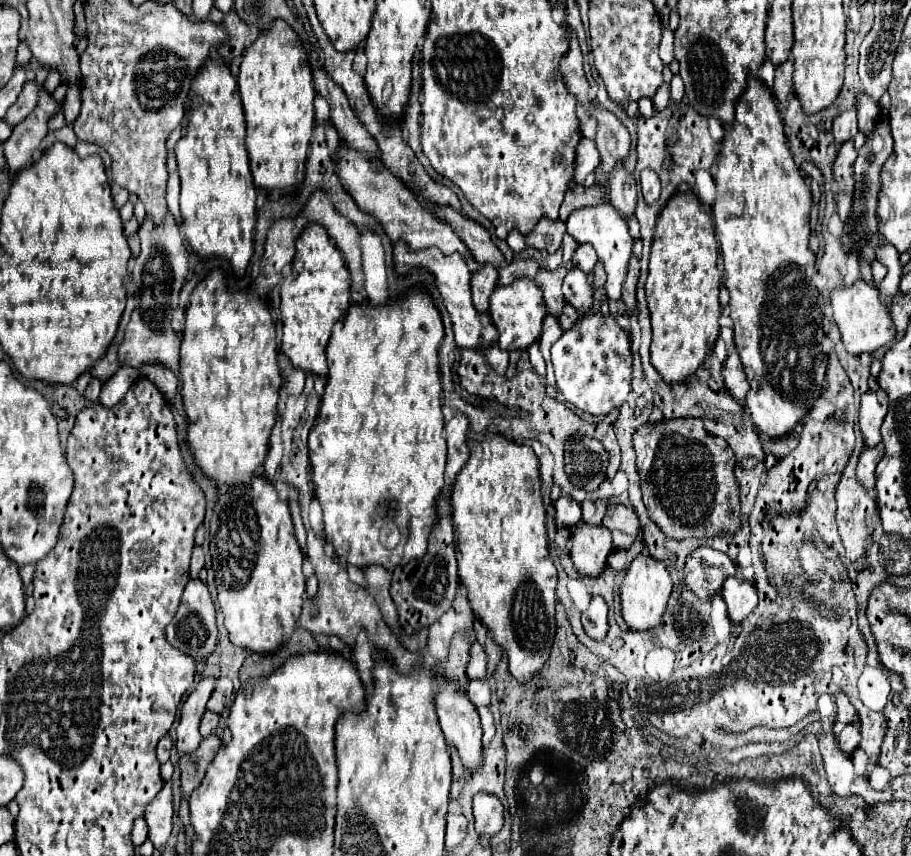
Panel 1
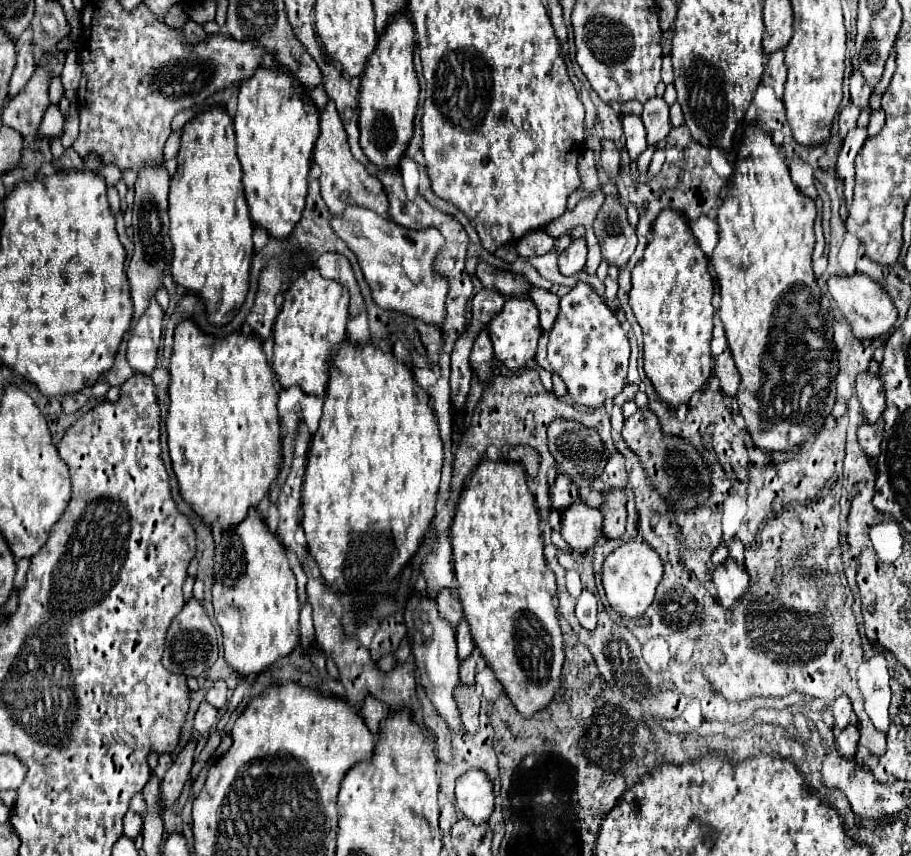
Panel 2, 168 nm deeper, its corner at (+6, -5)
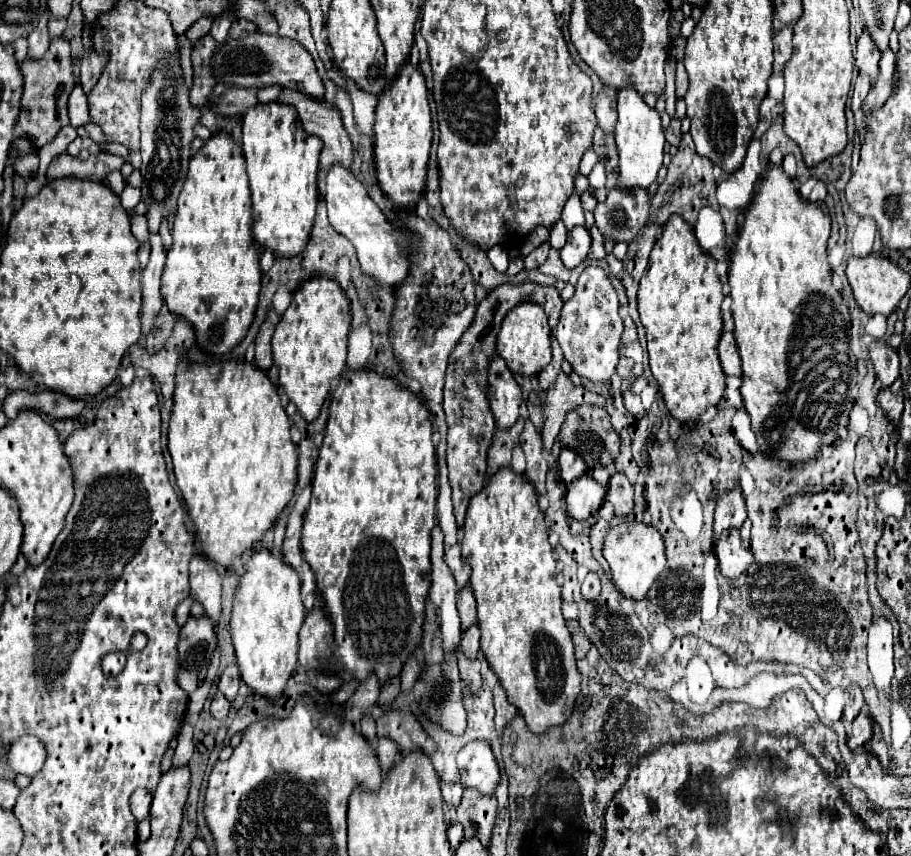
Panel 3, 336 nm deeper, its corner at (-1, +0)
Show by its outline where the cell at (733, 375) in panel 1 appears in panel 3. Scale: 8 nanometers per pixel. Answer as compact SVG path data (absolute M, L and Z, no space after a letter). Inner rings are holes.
M724 332L718 344L718 354L722 368L728 376L740 376L740 354L736 348L736 338L732 332Z

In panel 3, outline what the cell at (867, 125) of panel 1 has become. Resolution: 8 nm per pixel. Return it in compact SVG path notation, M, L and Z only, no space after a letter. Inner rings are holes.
M864 30L862 36L858 38L856 46L856 66L860 72L870 74L870 78L876 78L878 74L878 60L880 60L880 50L870 38L870 34Z

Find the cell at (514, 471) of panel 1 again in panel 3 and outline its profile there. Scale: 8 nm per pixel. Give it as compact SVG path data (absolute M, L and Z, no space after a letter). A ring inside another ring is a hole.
M502 468L498 474L494 474L486 486L482 488L480 494L476 494L470 500L468 512L466 512L466 522L464 522L464 540L462 540L462 556L464 560L472 566L472 578L470 578L470 586L474 590L476 602L478 602L478 626L482 630L482 638L480 638L480 650L484 652L484 658L488 660L490 668L496 672L500 686L504 688L508 702L514 704L518 708L518 712L524 716L528 728L534 734L546 734L552 726L562 726L566 722L566 718L570 718L572 710L574 710L574 700L580 694L580 672L576 668L576 660L574 660L574 646L572 646L572 638L570 632L566 628L566 622L562 618L560 612L560 586L556 582L556 558L552 554L552 546L548 542L548 526L544 520L544 514L538 508L538 494L534 490L534 486L528 480L518 478L518 474L512 468Z

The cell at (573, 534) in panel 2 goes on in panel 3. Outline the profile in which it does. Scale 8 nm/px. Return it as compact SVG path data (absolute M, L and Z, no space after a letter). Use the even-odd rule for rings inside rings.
M590 472L576 478L566 490L566 508L574 520L586 520L596 514L606 496L606 488L598 484Z

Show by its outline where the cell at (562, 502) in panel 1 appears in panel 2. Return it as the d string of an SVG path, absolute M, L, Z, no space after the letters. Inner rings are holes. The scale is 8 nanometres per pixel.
M559 475L553 489L551 489L551 503L553 509L565 511L573 503L577 503L577 487L567 479L567 475Z

